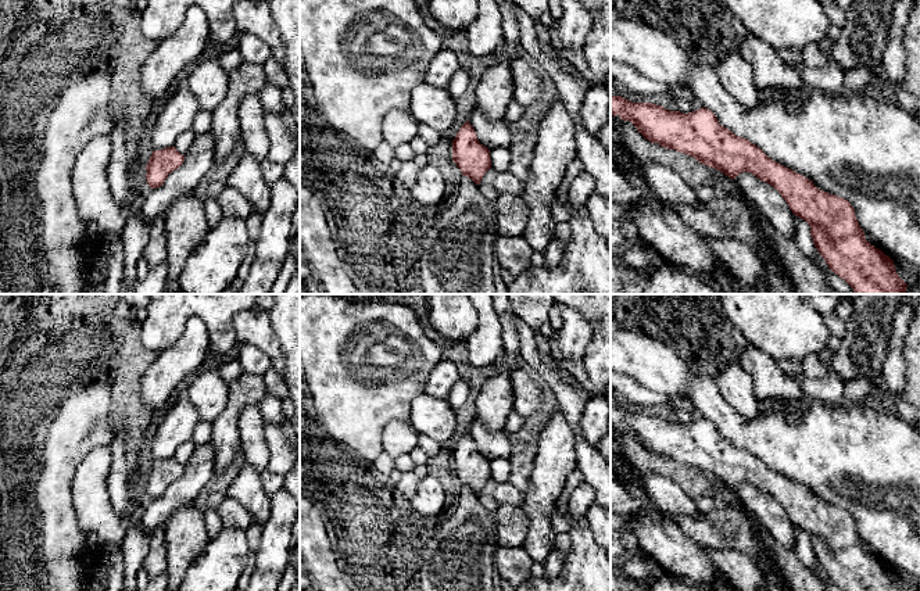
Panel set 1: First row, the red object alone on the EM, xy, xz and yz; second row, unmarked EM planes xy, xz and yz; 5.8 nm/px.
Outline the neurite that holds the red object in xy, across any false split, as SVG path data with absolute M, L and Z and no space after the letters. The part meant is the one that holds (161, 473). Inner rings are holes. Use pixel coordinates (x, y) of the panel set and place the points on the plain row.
M173 456L162 461L153 462L146 476L146 491L151 499L157 499L164 495L171 483L178 480L185 472Z

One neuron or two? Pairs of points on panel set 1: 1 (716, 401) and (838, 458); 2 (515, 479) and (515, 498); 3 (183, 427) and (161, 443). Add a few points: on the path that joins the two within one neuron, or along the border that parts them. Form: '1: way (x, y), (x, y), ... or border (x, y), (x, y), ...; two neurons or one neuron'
1: way (744, 433), (777, 436), (794, 444), (806, 446); one neuron
2: border (508, 480), (525, 494); two neurons
3: way (178, 427), (167, 437); one neuron

